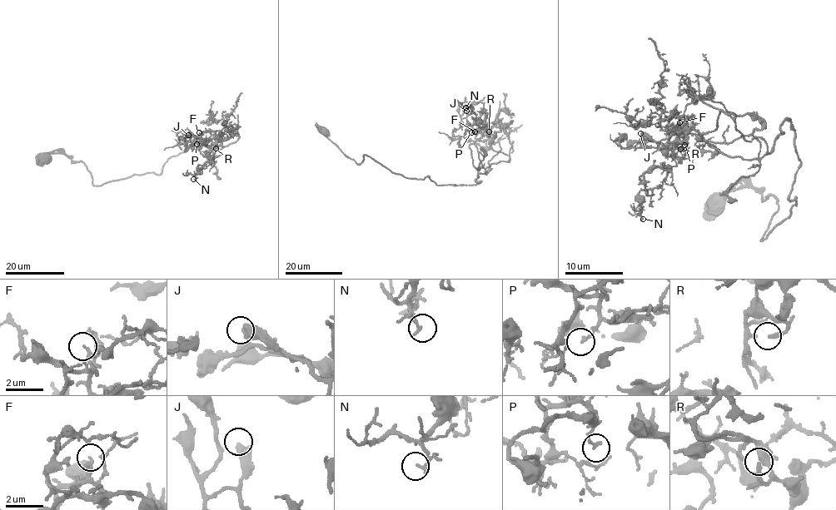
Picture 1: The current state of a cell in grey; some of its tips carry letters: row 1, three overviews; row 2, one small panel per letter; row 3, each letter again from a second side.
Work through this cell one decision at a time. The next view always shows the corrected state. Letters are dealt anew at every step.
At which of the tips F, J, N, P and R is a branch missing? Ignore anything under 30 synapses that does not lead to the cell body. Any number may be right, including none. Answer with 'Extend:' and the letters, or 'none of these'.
Extend: R

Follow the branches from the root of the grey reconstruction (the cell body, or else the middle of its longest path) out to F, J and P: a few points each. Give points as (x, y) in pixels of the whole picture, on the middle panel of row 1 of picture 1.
F: (325, 131), (357, 164), (367, 155), (406, 178), (465, 185), (480, 180), (469, 146), (481, 136), (475, 131)
J: (325, 131), (359, 164), (367, 155), (406, 178), (477, 185), (469, 146), (481, 135), (469, 125), (466, 111)
P: (325, 131), (357, 164), (367, 155), (393, 172), (446, 185), (480, 180), (469, 146), (481, 135), (471, 132)

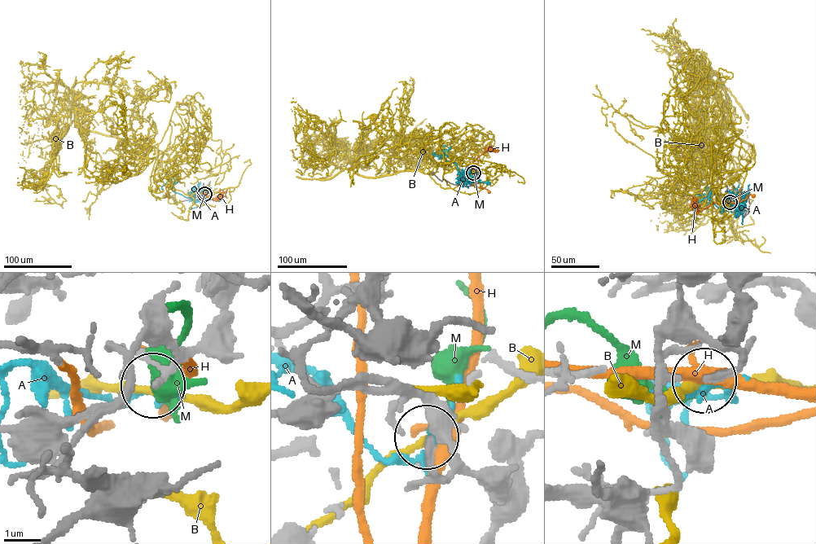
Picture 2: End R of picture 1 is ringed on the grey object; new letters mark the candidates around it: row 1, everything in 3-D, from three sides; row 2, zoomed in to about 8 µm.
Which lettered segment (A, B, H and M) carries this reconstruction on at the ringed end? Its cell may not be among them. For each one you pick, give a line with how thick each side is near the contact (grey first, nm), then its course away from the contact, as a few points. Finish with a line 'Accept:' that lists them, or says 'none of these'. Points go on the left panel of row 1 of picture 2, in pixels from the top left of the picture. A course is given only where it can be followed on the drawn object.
M: 180 nm thick on the grey side, 150 nm on the other
Accept: M

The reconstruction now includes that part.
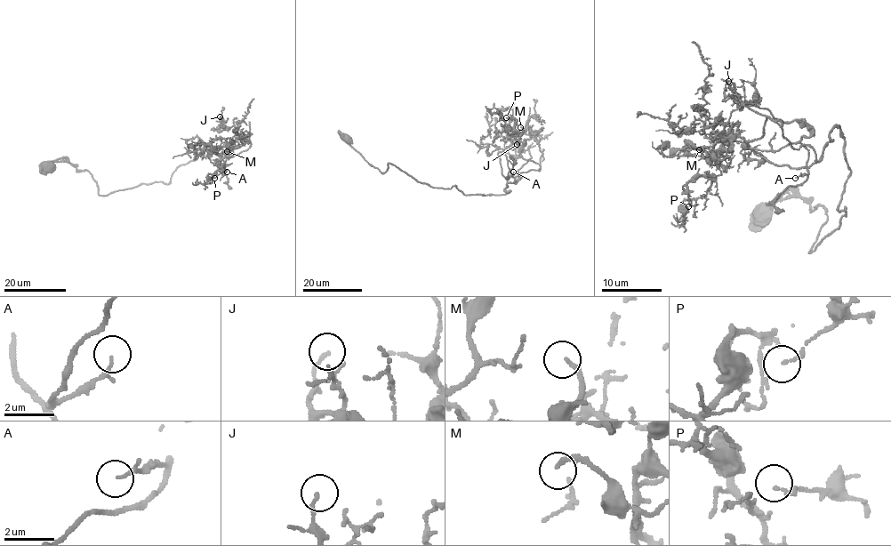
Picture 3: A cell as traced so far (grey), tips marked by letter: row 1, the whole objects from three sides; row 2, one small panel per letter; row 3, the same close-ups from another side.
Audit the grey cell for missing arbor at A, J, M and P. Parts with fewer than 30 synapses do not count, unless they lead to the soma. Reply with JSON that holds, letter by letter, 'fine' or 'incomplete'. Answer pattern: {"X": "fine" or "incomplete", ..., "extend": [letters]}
{"A": "fine", "J": "fine", "M": "incomplete", "P": "fine", "extend": ["M"]}

